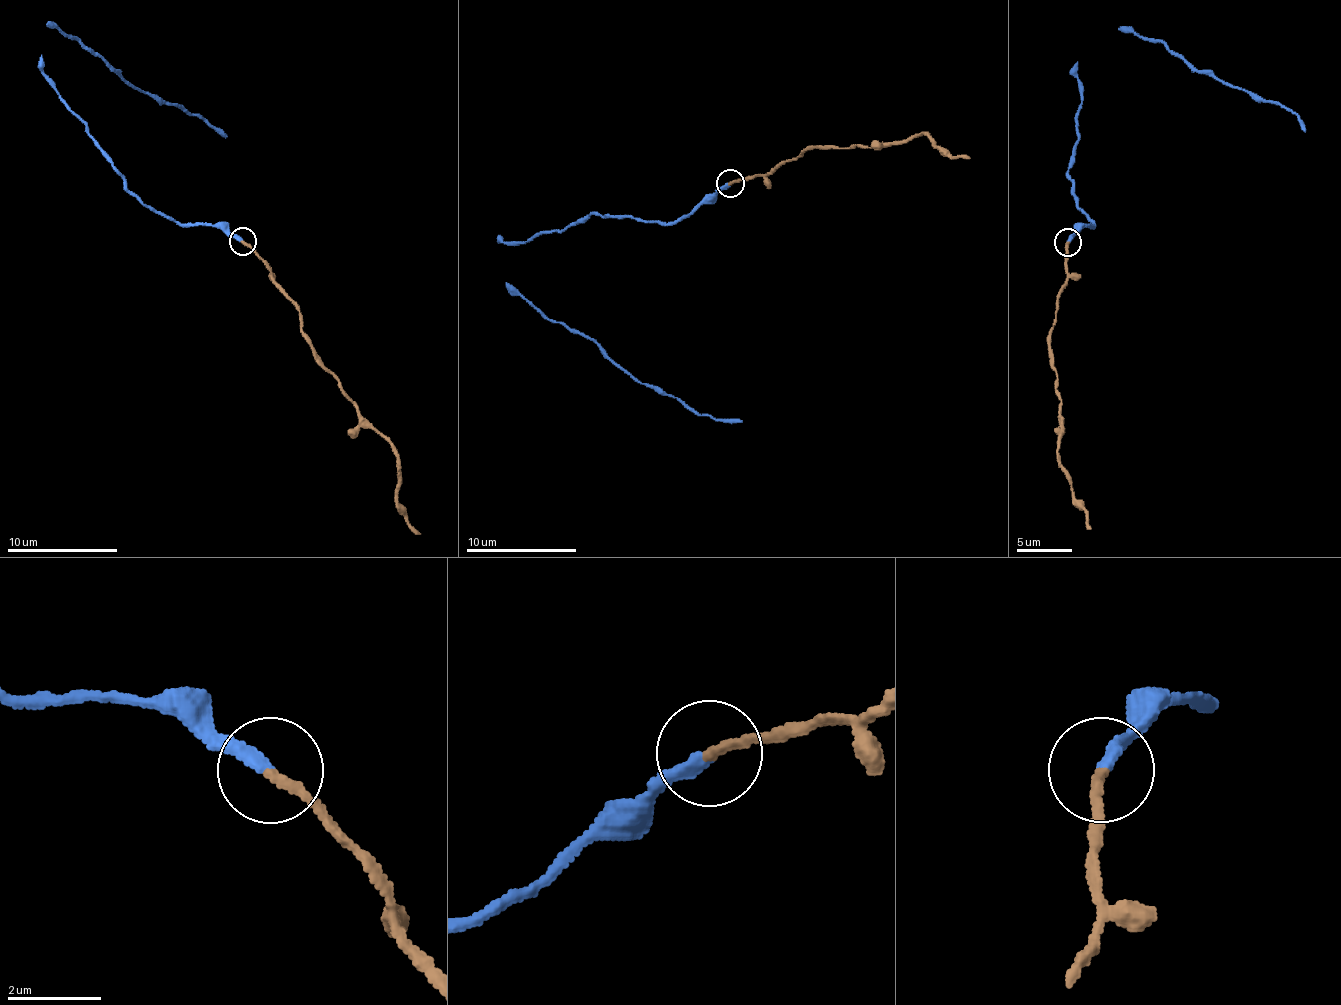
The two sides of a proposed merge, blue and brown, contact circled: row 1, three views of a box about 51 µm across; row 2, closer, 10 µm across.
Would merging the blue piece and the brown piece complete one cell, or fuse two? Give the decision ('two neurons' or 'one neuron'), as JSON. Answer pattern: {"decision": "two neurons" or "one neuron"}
{"decision": "two neurons"}

